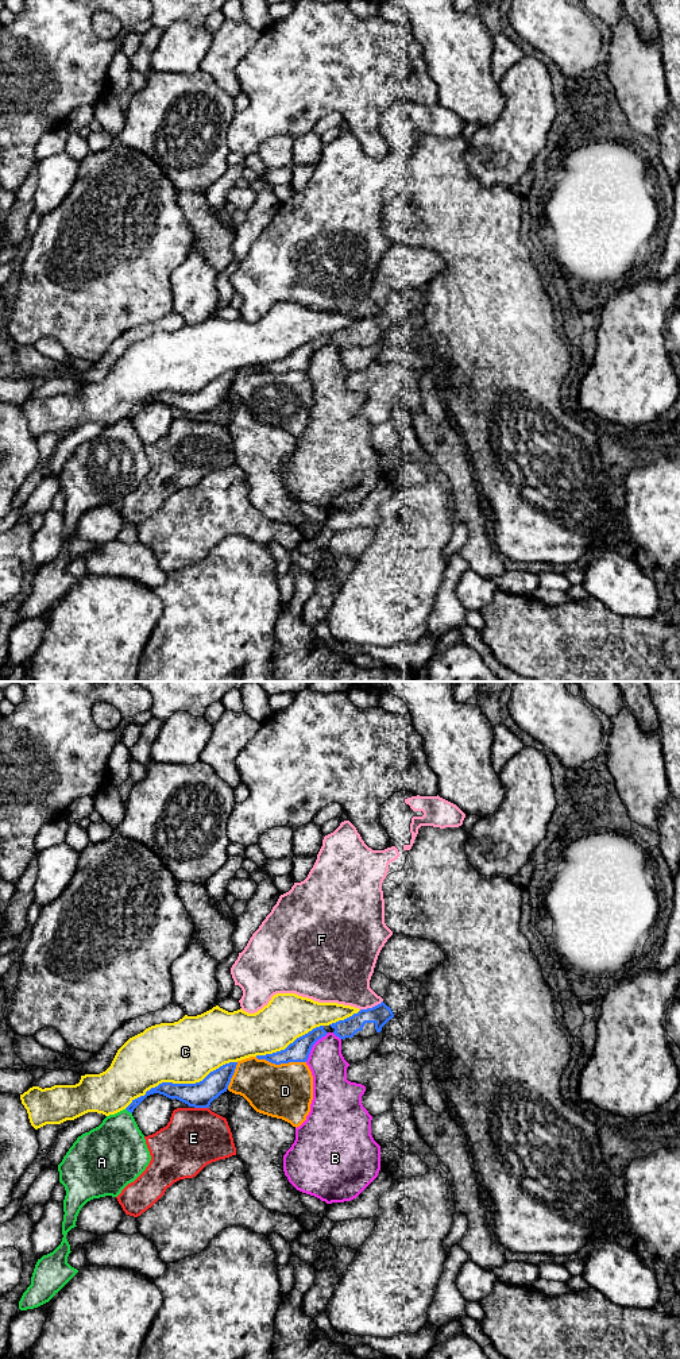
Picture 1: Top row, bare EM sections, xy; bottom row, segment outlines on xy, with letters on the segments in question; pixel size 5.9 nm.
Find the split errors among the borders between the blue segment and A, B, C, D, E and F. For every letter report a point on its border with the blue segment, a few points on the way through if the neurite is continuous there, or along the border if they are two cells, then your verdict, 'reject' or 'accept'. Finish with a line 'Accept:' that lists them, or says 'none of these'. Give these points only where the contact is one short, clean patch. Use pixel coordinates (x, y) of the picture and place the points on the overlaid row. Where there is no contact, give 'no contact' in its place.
A: meets blue in xy at (128, 1111); reject
B: meets blue in xy at (312, 1046); border along xy (328, 1033), (313, 1045), (305, 1061); reject
C: meets blue in xy at (180, 1084); reject
D: meets blue in xy at (281, 1062); reject
E: meets blue in xy at (201, 1107); border along xy (194, 1107), (208, 1108); reject
F: meets blue in xy at (373, 1007); reject
Accept: none of these

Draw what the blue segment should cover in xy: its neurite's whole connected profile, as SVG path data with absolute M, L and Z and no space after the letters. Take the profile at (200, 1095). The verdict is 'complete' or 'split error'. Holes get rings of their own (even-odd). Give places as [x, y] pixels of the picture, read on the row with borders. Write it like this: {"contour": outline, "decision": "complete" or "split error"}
{"contour": "M229 1062L210 1072L202 1081L196 1084L173 1084L162 1082L146 1092L125 1108L128 1112L134 1109L150 1094L159 1093L169 1099L177 1099L189 1107L209 1108L210 1103L221 1093L227 1092L231 1078L235 1073L237 1062Z", "decision": "complete"}

